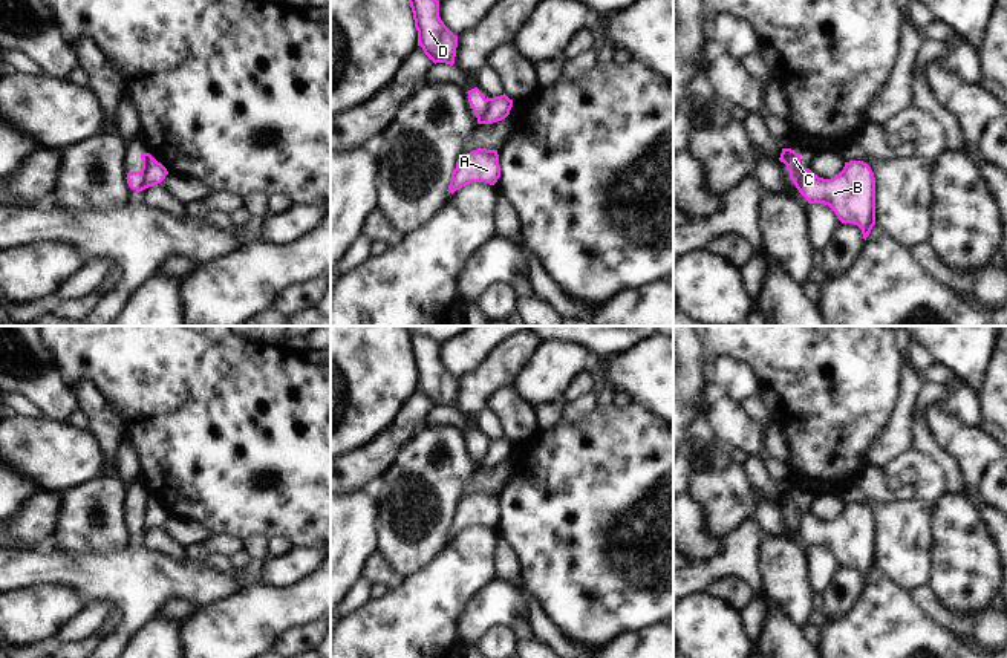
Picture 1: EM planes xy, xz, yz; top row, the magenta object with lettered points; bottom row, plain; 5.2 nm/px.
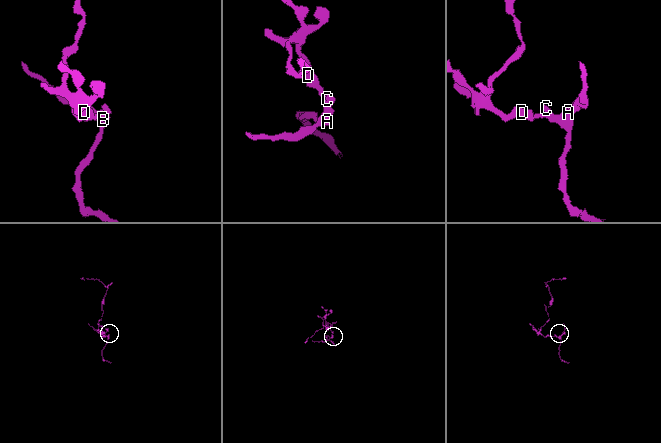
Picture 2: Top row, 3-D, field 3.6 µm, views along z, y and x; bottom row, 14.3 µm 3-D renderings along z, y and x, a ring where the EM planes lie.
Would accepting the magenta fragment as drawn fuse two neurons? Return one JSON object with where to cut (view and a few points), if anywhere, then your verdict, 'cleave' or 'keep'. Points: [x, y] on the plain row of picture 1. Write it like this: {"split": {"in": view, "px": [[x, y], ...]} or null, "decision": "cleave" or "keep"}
{"split": {"in": "xy", "px": [[141, 514], [141, 528], [136, 533]]}, "decision": "cleave"}

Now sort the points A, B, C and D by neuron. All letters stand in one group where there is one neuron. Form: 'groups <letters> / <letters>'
groups A B C / D

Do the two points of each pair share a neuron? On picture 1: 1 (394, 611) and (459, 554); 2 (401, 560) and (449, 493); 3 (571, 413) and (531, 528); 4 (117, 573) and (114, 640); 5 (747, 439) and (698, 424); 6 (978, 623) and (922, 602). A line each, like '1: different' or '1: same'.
1: same
2: same
3: different
4: same
5: different
6: same

